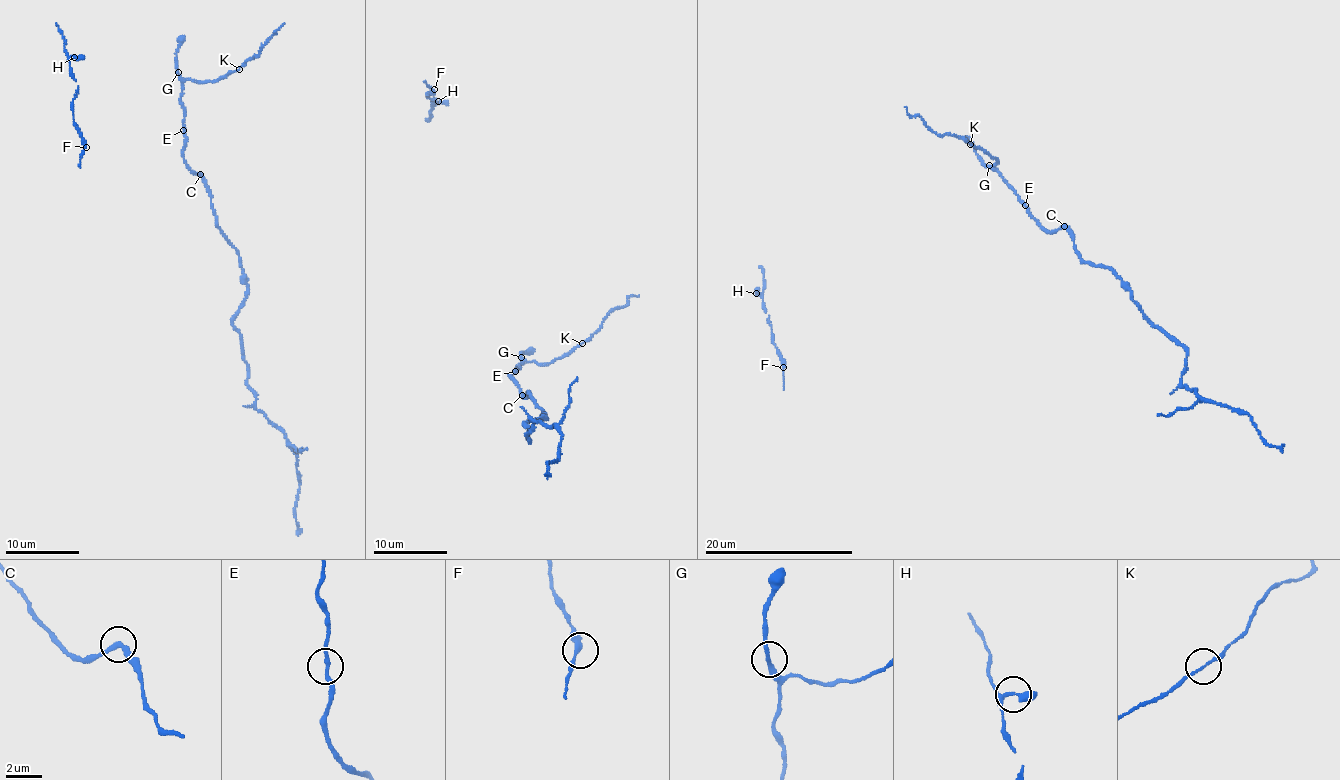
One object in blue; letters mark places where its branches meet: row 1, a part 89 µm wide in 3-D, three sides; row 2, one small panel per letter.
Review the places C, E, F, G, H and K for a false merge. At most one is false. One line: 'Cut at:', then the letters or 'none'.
Cut at: none

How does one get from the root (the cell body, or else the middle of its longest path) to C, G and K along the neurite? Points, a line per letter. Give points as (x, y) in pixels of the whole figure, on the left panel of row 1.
C: (185, 129), (184, 161), (193, 172), (200, 175)
G: (185, 129), (178, 72)
K: (185, 129), (180, 94), (185, 82), (213, 82), (239, 70)

